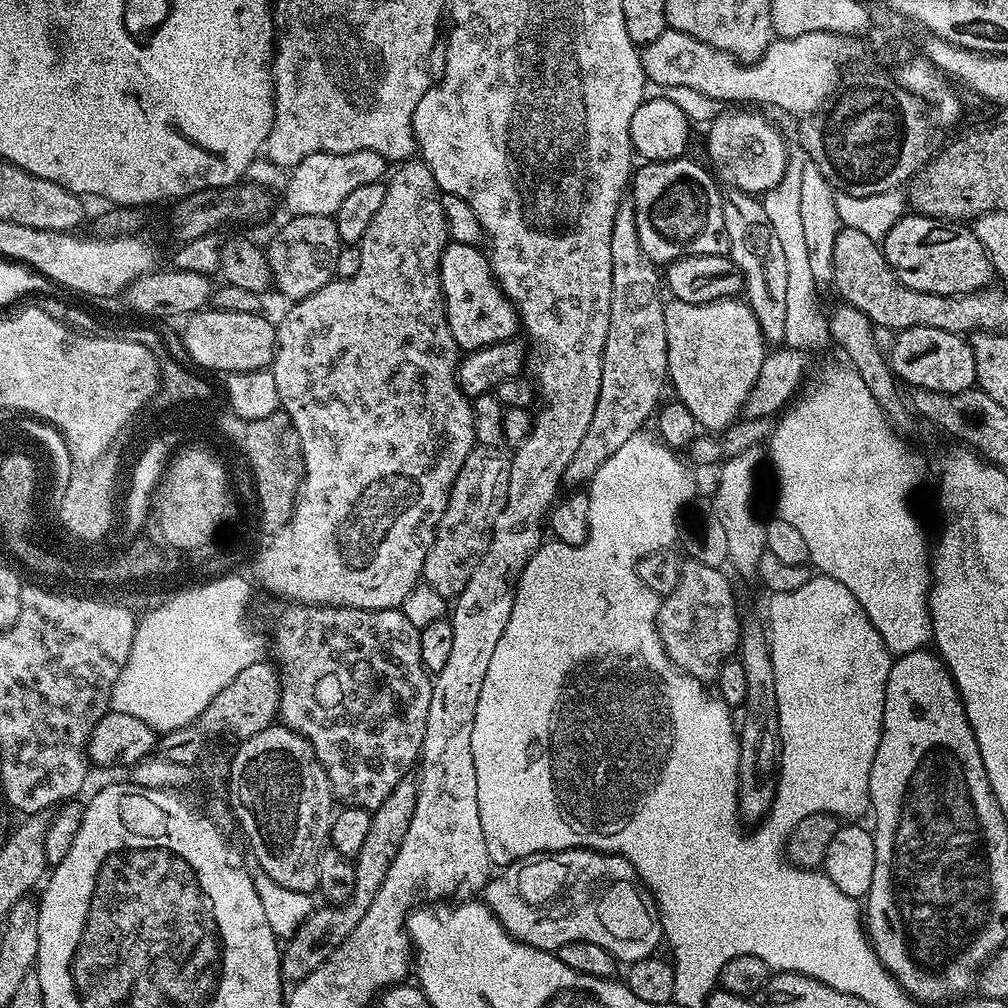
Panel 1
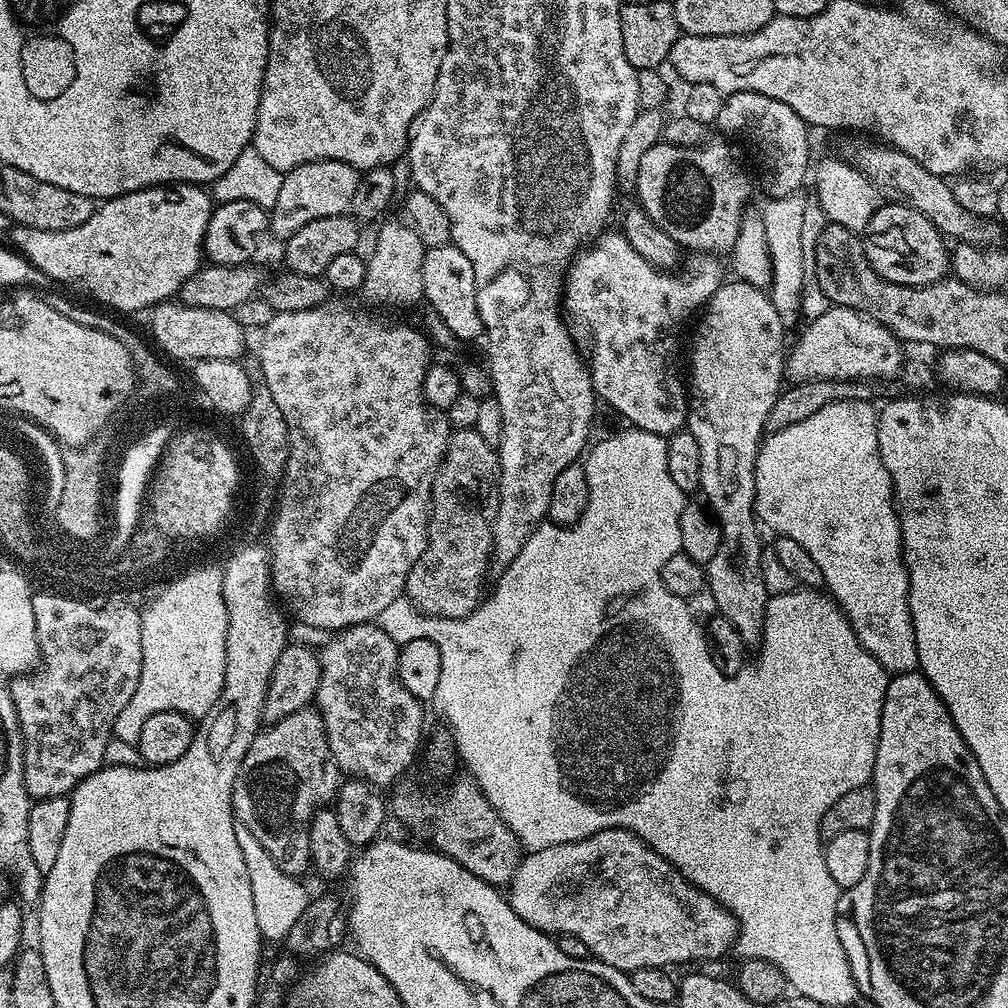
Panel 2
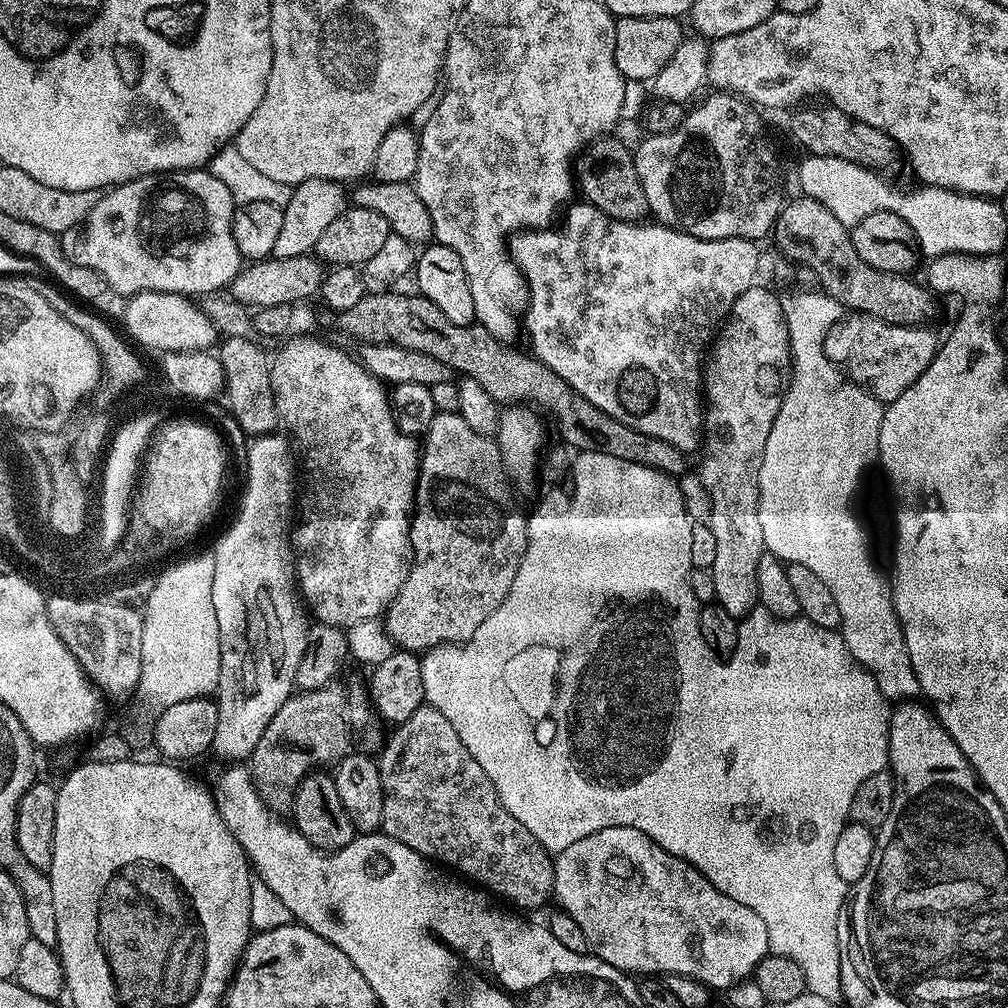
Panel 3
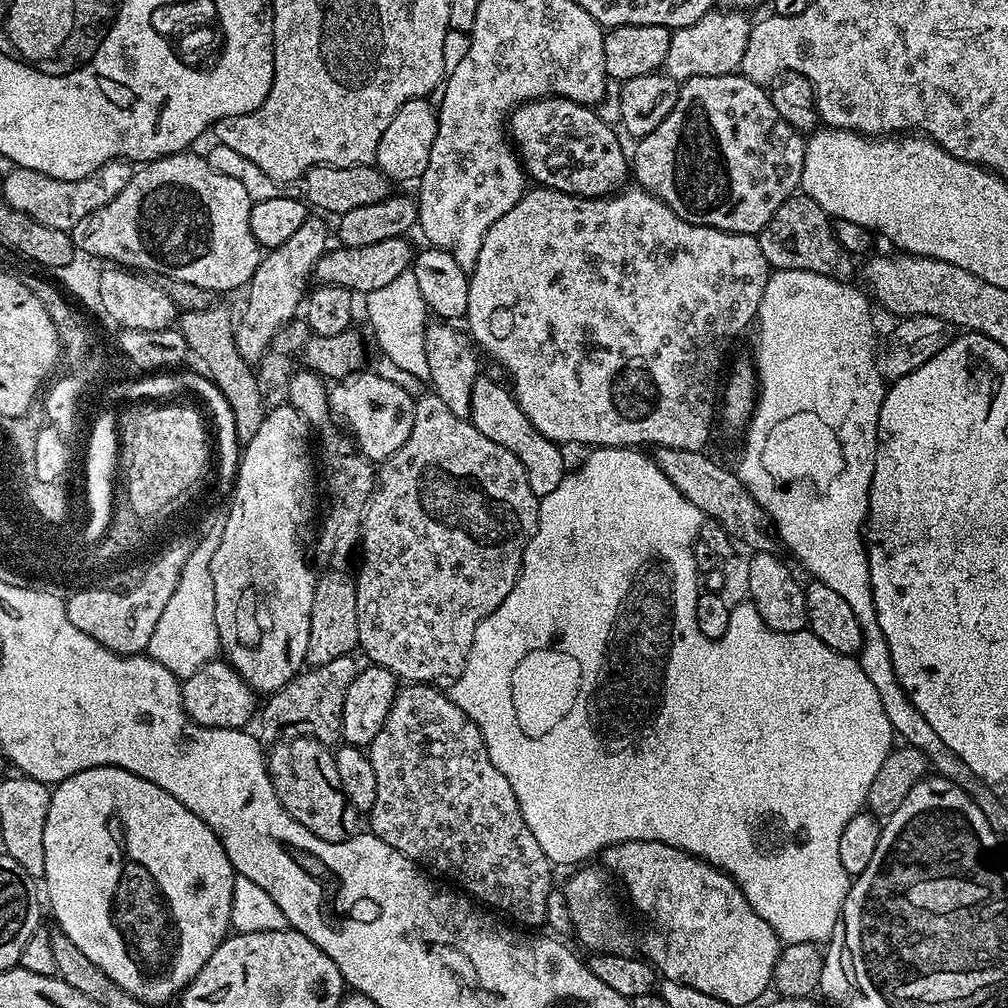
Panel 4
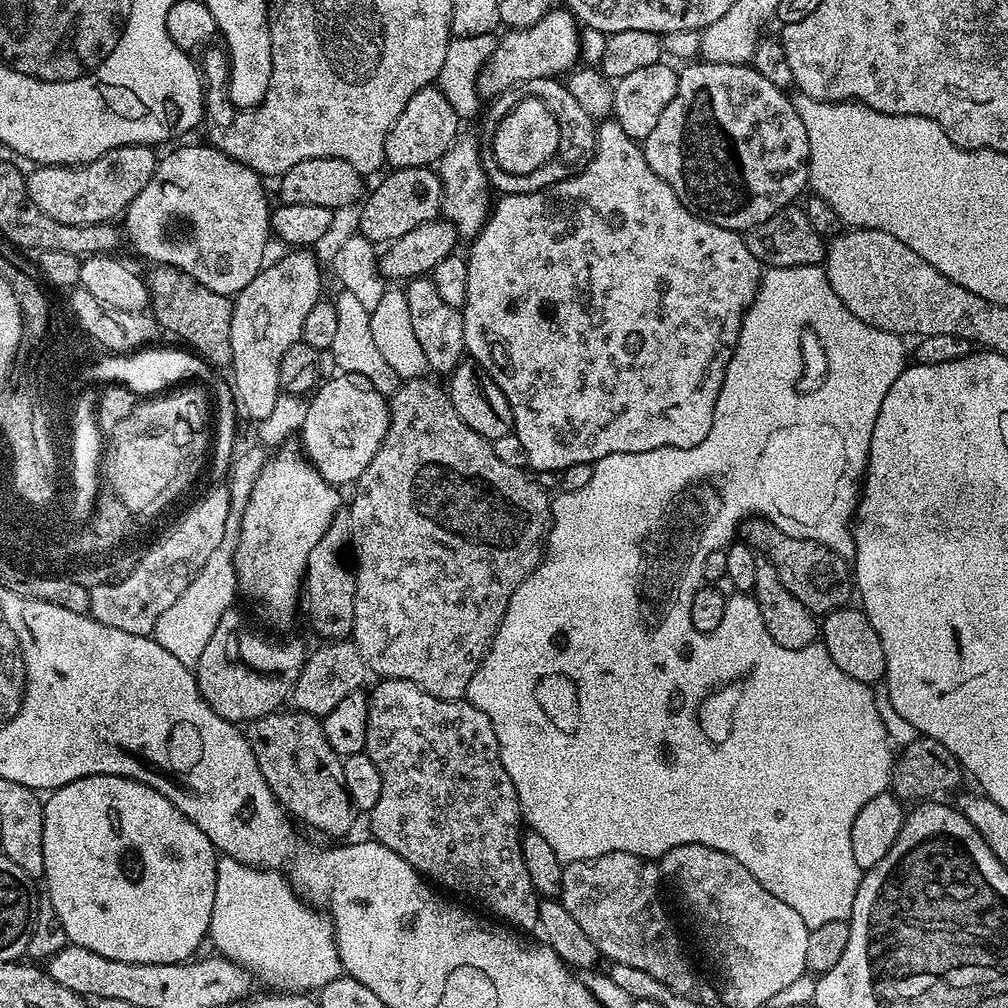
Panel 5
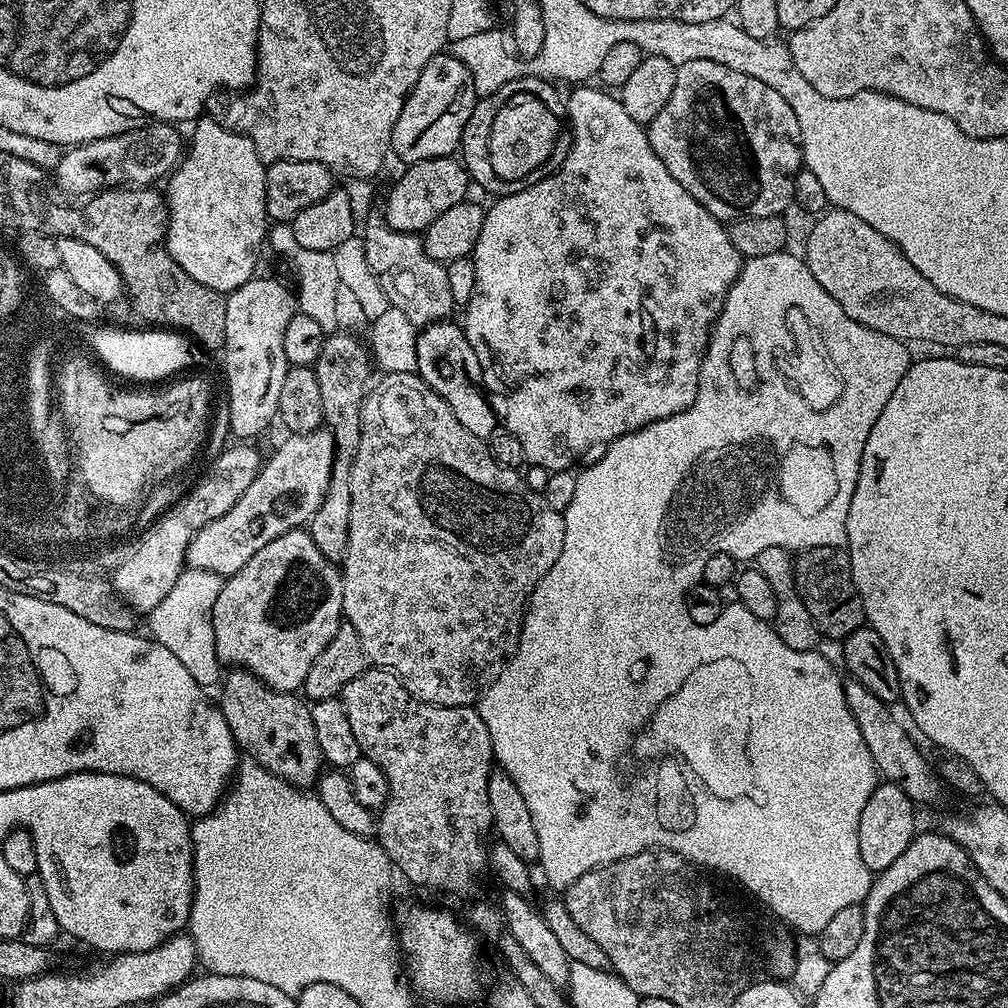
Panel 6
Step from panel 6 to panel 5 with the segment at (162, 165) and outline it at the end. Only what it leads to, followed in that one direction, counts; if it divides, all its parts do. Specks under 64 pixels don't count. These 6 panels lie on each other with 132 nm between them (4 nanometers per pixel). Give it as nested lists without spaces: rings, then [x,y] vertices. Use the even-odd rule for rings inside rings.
[[[131,144],[112,148],[89,164],[37,166],[33,172],[27,173],[26,190],[30,194],[30,202],[34,202],[42,214],[50,214],[54,222],[66,222],[66,226],[107,224],[123,217],[130,202],[134,202],[134,198],[146,190],[146,182],[154,178],[157,163],[155,147]]]

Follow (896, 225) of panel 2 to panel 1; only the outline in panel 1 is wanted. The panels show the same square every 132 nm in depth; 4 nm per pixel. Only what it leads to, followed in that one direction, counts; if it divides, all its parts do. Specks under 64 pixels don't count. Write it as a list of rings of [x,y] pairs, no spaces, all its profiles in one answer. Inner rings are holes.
[[[907,215],[896,219],[882,241],[884,257],[894,270],[898,282],[910,290],[943,296],[965,296],[993,283],[992,263],[971,227],[931,216]]]

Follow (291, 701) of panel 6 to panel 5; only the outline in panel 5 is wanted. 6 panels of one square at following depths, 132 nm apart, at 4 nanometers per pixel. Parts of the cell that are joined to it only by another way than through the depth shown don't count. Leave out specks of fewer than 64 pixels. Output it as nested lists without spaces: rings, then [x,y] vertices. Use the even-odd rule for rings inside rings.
[[[277,710],[247,721],[246,735],[266,786],[270,786],[289,817],[328,836],[344,836],[351,830],[357,813],[346,790],[344,761],[326,742],[324,725],[317,717],[295,710]]]

